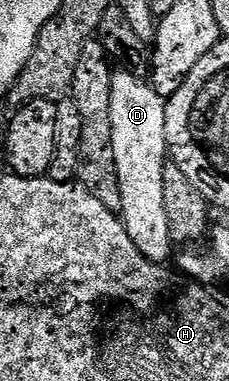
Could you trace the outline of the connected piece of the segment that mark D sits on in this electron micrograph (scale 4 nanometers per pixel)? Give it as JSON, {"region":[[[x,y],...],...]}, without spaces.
{"region":[[[128,70],[114,71],[111,78],[111,146],[115,150],[115,166],[121,191],[120,215],[123,217],[131,242],[135,242],[135,246],[143,255],[157,262],[164,261],[164,256],[169,252],[169,244],[171,245],[169,219],[163,202],[163,174],[169,150],[165,141],[167,138],[165,101],[166,97],[155,94],[148,79],[142,78],[138,73]]]}

